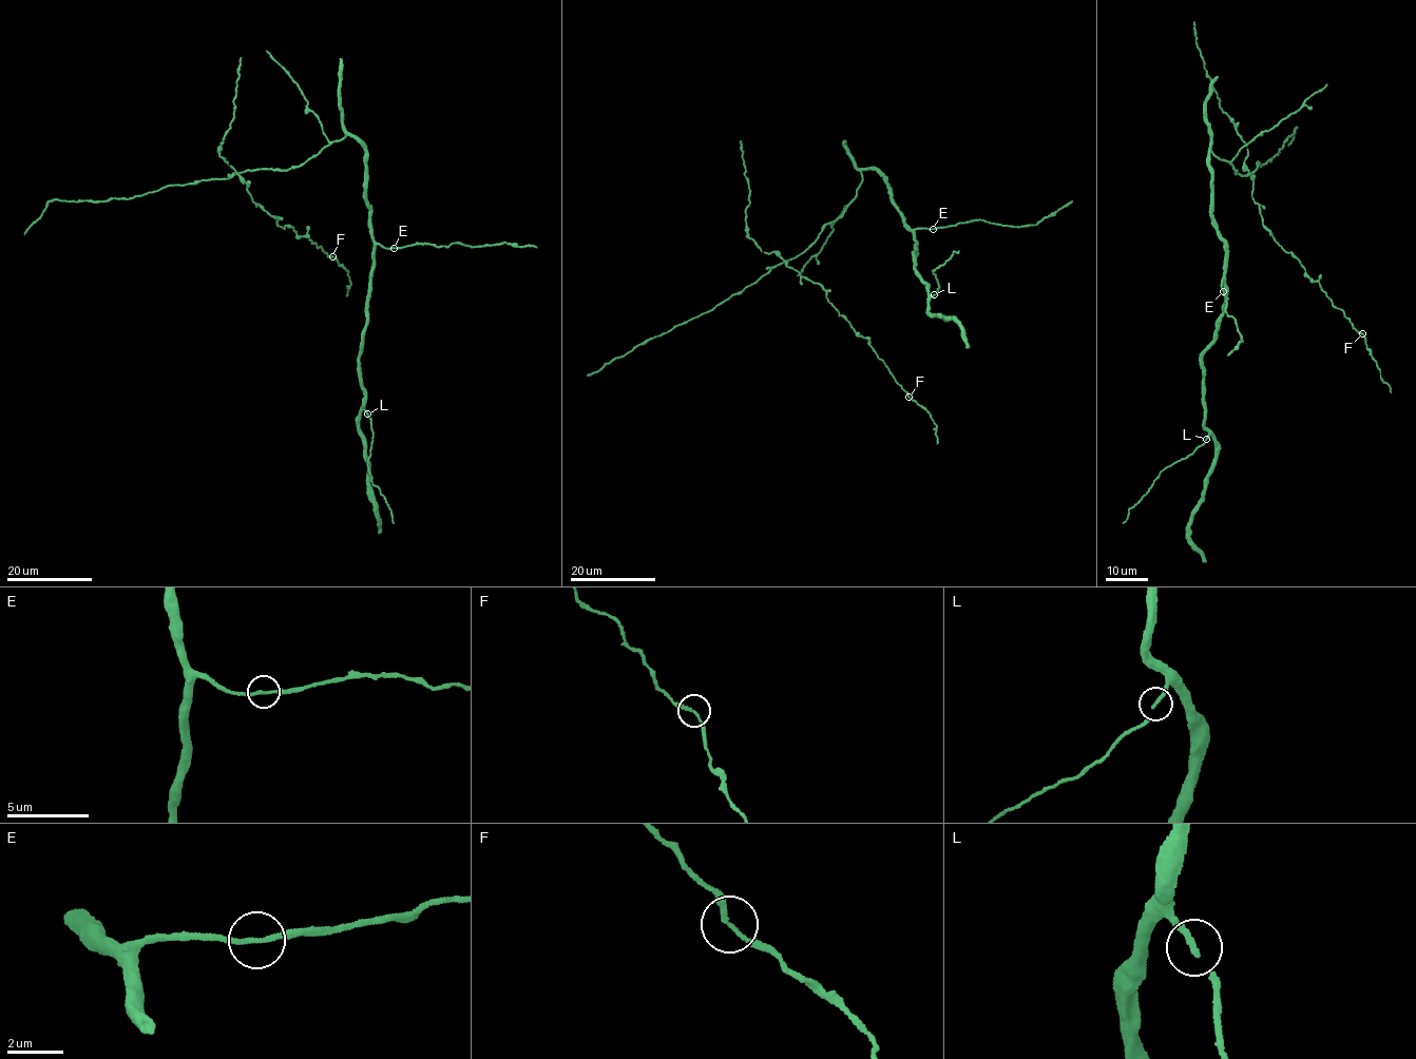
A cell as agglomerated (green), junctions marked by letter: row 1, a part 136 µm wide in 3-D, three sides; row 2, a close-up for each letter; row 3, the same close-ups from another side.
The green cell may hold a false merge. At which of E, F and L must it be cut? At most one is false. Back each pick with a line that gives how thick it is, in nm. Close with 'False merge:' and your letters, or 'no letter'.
False merge: no letter

